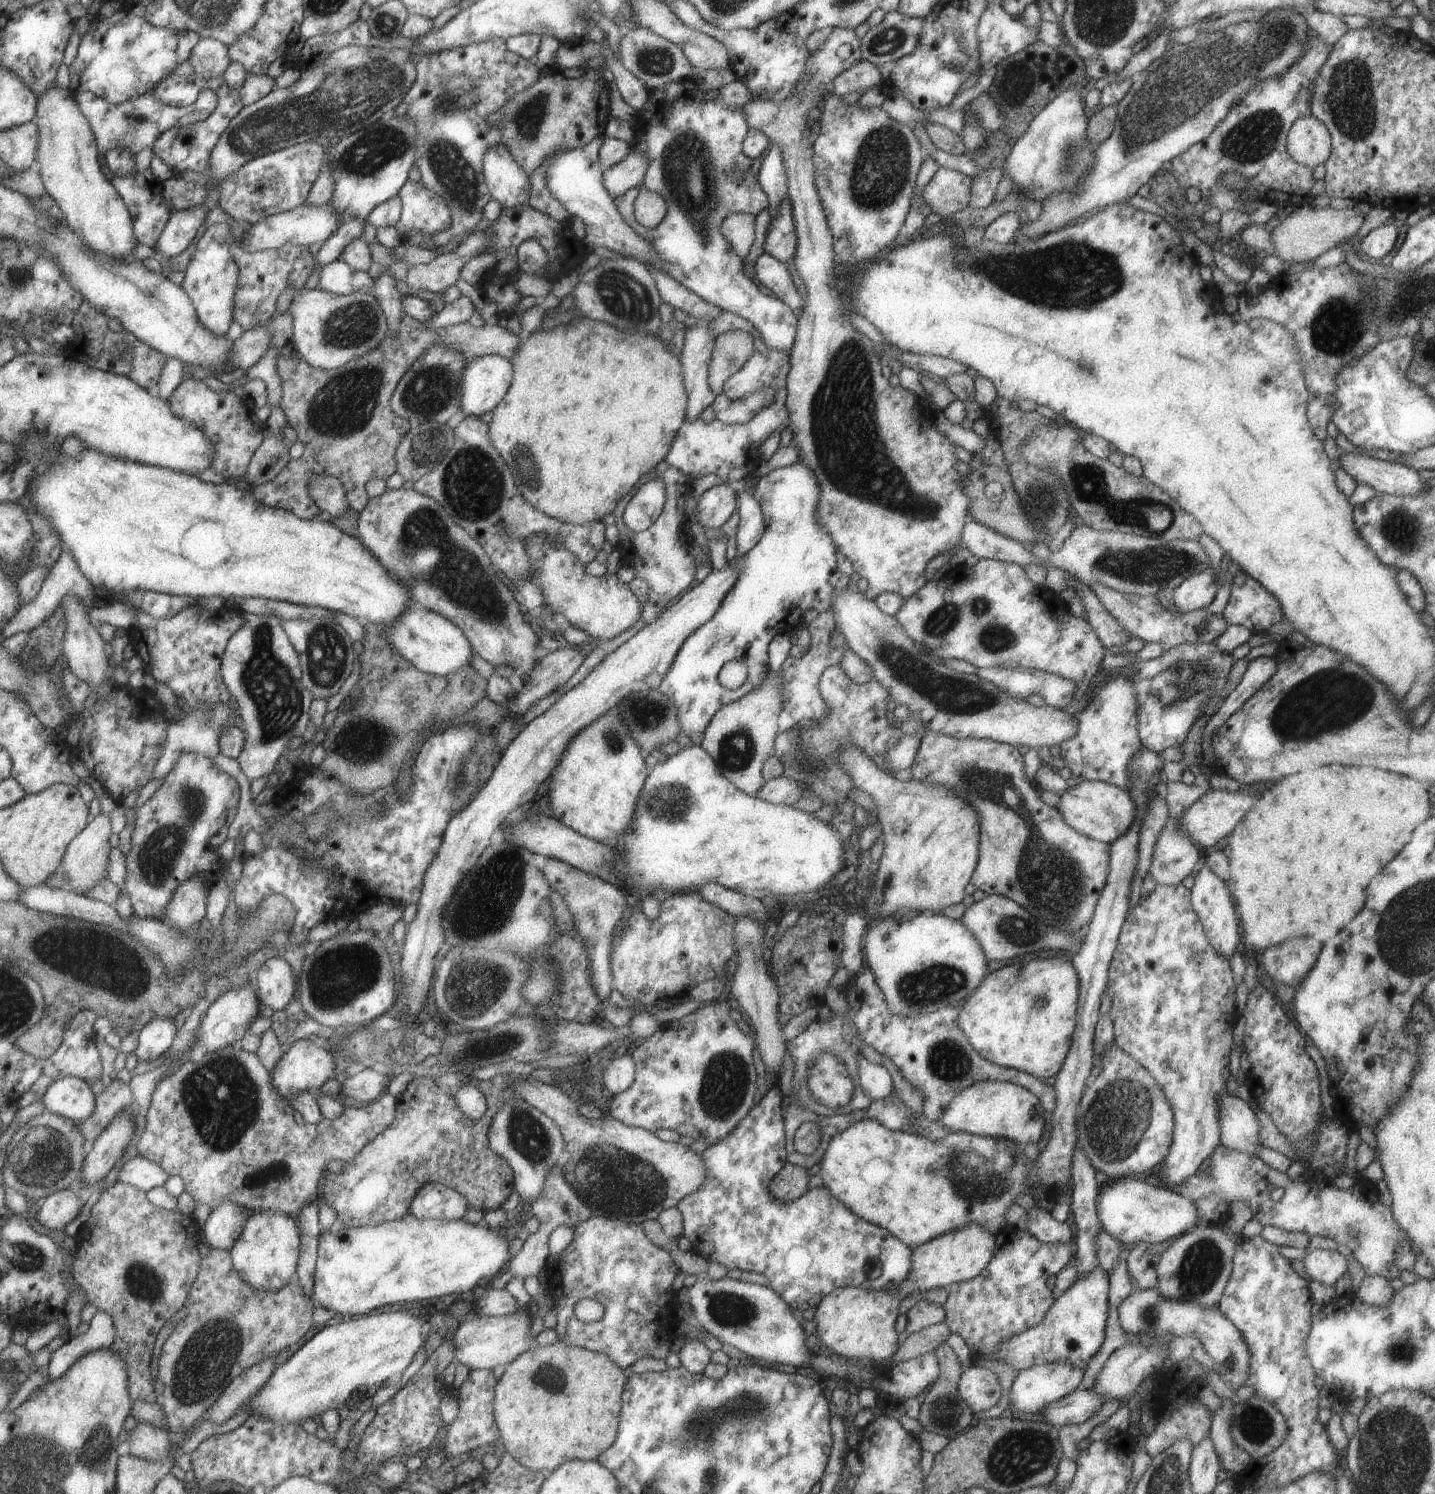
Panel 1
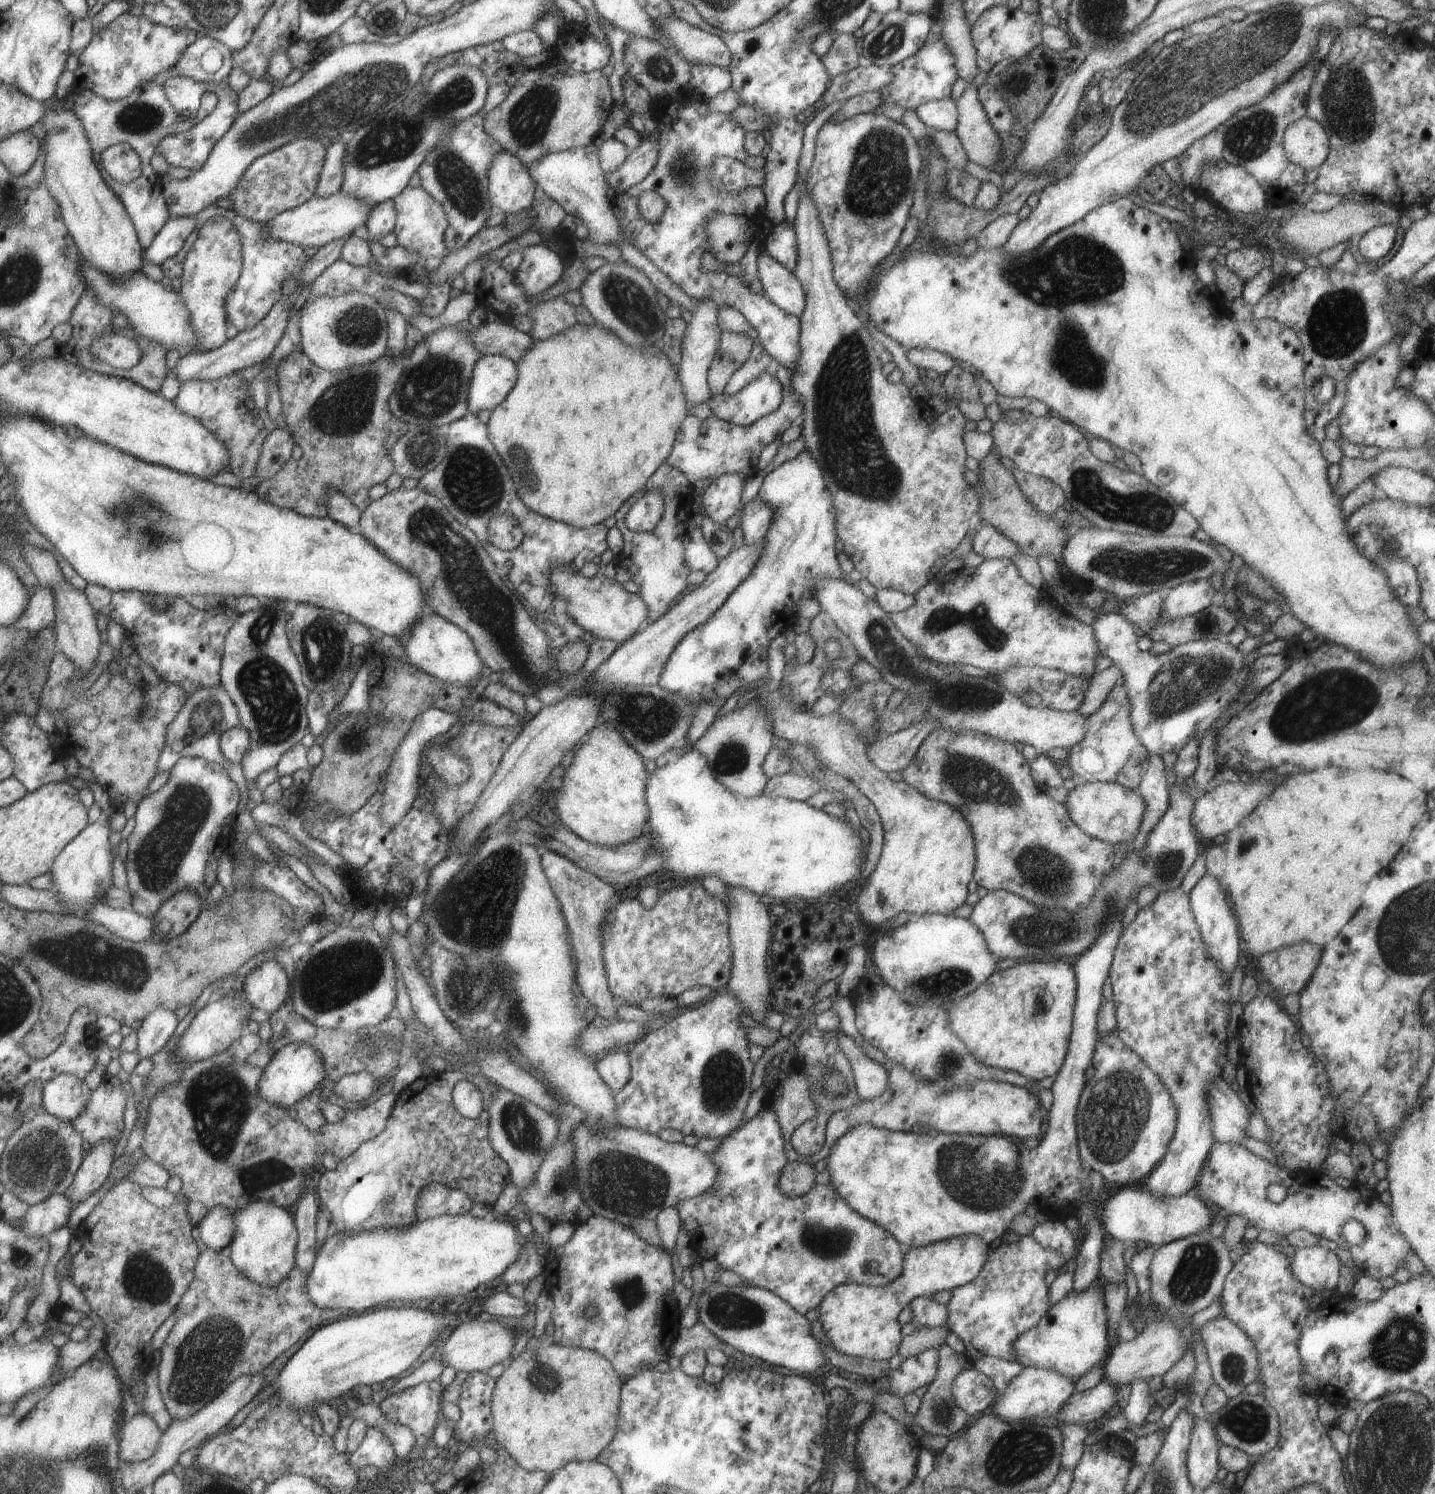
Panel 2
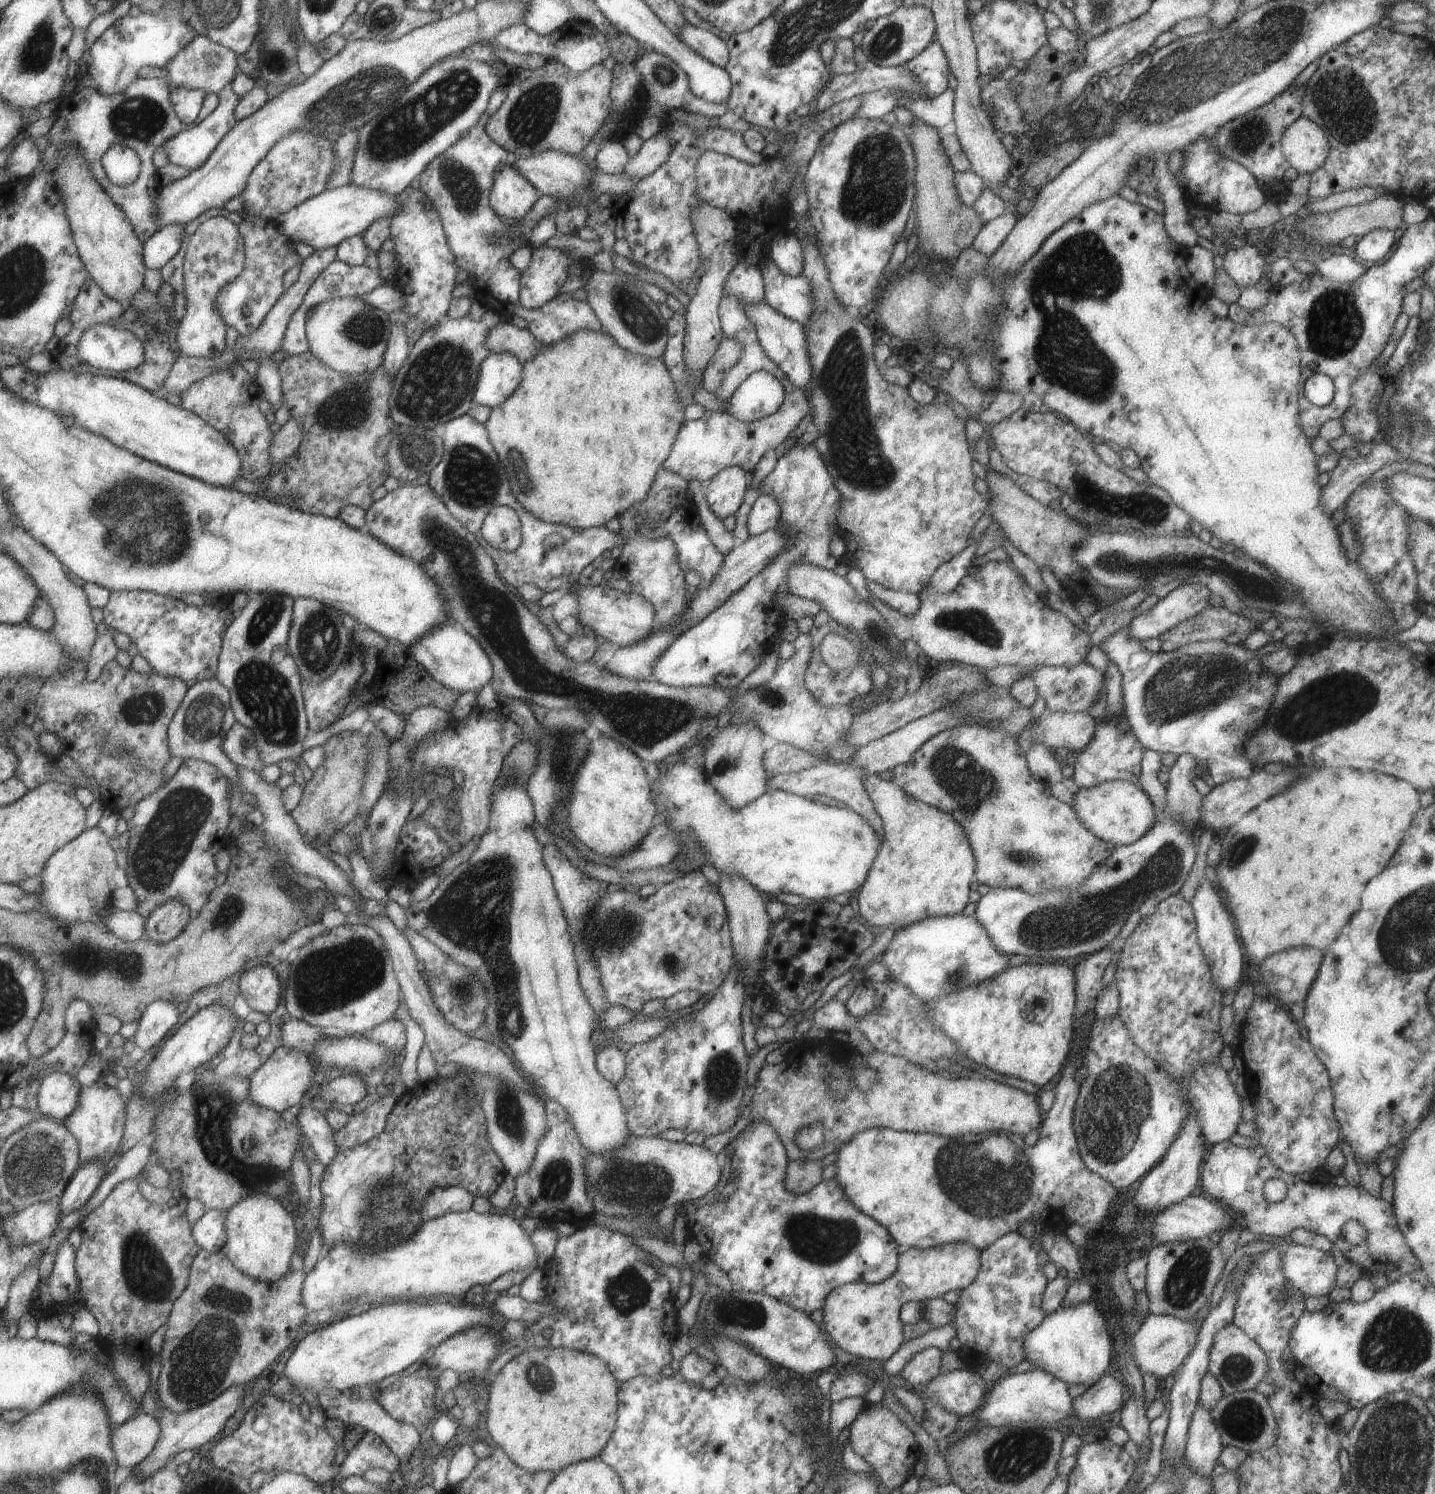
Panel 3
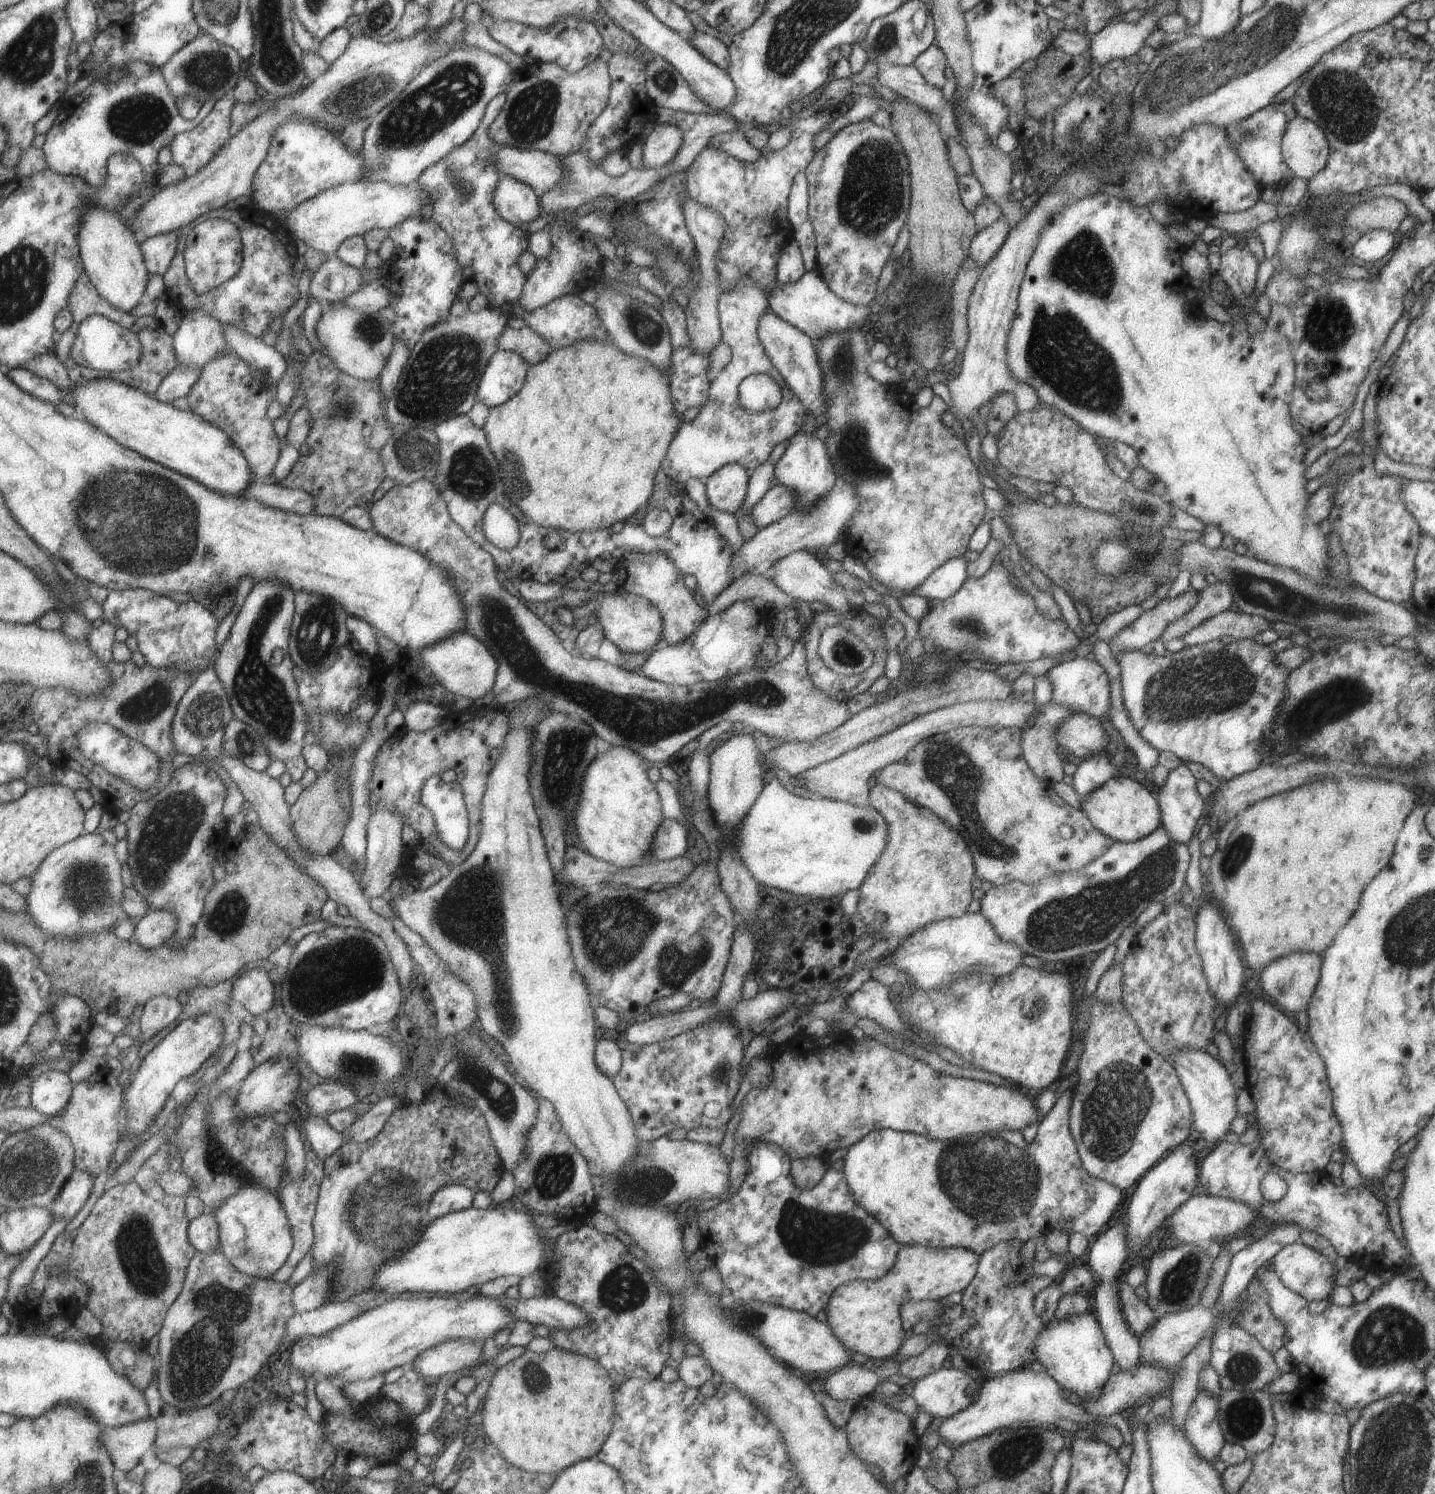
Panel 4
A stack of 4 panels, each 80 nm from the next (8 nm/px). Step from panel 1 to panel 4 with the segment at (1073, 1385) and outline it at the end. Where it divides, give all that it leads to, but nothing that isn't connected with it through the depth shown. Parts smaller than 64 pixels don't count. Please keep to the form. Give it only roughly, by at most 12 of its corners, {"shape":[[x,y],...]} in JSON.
{"shape":[[1015,1369],[981,1380],[973,1402],[945,1417],[940,1439],[963,1444],[1013,1422],[1073,1421],[1117,1449],[1045,1371]]}

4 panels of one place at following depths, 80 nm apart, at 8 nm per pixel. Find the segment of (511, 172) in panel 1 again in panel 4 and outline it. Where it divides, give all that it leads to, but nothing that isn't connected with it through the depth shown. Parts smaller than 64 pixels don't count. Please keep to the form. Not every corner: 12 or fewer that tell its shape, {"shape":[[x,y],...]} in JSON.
{"shape":[[501,175],[495,212],[529,232],[539,216],[539,194]]}

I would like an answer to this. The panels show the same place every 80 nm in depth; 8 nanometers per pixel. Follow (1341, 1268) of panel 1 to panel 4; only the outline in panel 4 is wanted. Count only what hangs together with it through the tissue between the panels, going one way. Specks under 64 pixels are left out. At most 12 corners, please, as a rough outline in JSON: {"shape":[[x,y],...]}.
{"shape":[[1300,1242],[1269,1260],[1279,1280],[1308,1302],[1329,1298],[1334,1266]]}

